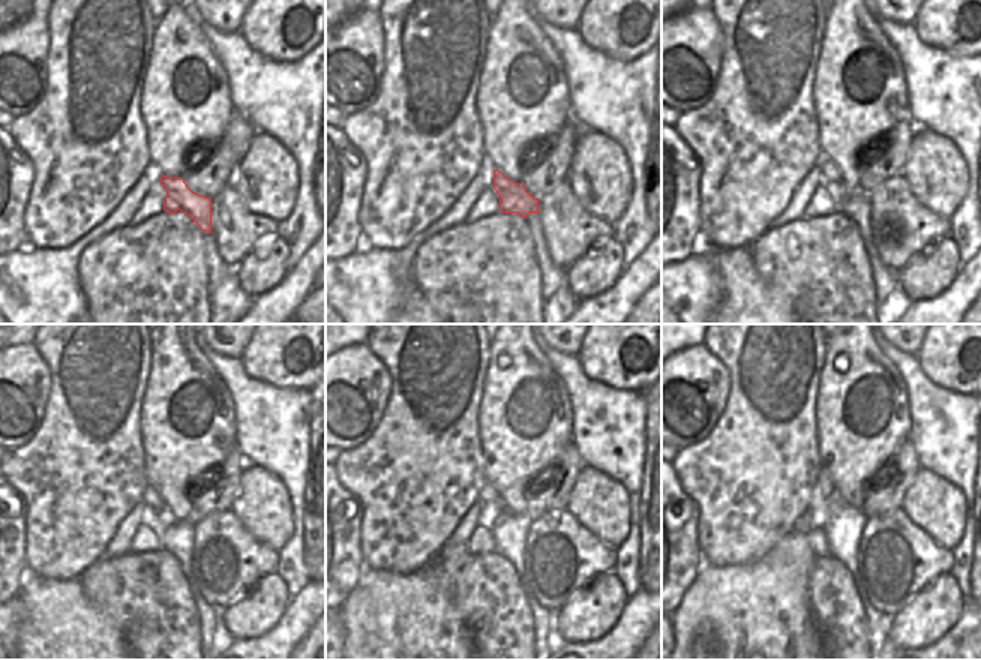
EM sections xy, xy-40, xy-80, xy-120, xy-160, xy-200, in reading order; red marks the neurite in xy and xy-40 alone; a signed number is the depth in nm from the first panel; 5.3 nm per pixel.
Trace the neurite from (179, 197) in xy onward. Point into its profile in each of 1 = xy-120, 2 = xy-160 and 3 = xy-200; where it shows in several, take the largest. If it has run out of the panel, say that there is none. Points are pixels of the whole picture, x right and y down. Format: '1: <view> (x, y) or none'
1: xy-120 (149, 497)
2: xy-160 (488, 495)
3: xy-200 (824, 482)

